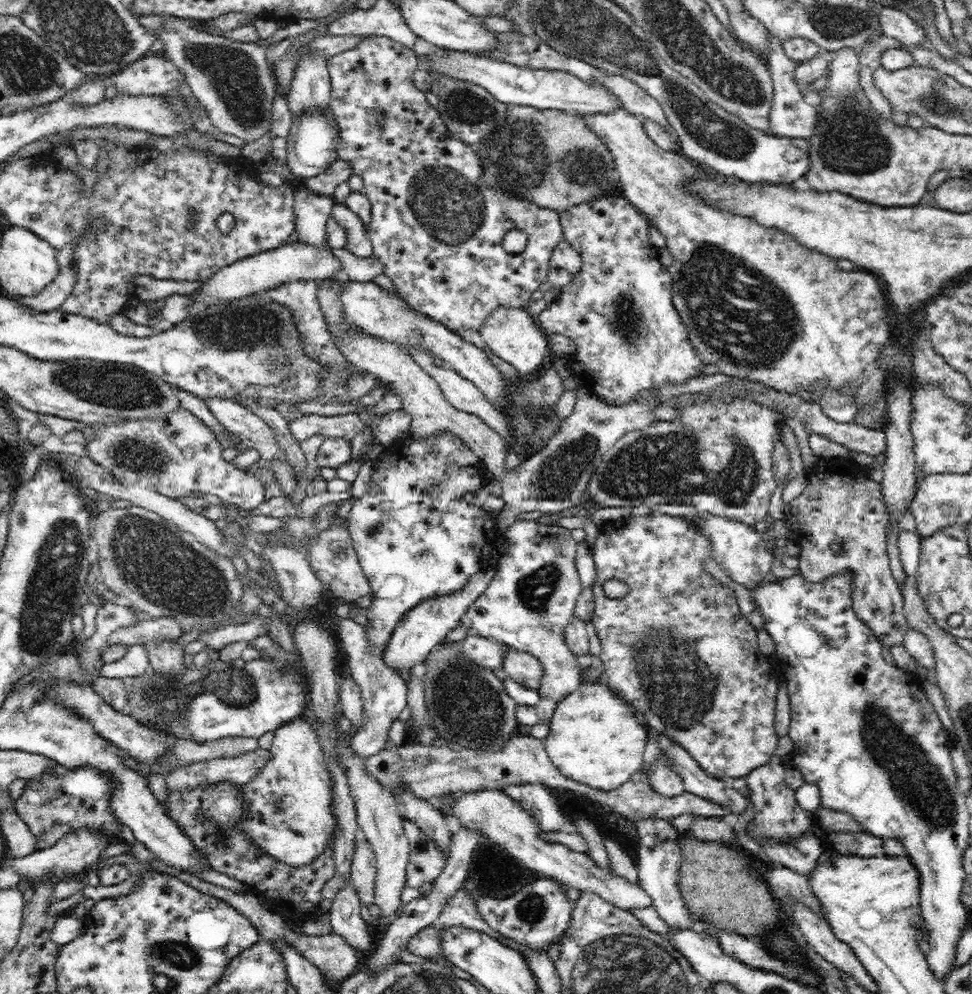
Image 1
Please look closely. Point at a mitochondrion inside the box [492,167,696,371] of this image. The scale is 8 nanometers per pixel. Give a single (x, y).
(627, 322)

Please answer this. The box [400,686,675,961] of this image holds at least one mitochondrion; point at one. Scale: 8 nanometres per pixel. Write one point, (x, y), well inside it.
(531, 908)

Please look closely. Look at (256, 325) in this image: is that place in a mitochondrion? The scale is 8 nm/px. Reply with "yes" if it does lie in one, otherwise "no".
yes

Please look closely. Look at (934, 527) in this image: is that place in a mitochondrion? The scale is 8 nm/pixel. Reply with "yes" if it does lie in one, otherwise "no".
no

